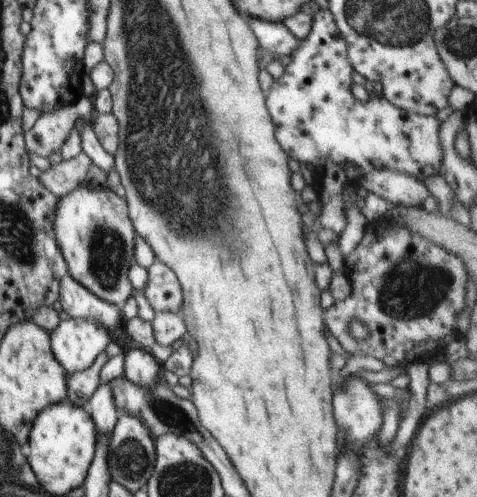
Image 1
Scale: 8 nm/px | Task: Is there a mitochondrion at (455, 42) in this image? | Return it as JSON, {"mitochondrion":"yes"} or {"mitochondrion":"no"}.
{"mitochondrion":"yes"}

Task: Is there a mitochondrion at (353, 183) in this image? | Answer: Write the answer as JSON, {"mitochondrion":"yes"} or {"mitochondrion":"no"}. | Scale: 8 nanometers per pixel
{"mitochondrion":"no"}

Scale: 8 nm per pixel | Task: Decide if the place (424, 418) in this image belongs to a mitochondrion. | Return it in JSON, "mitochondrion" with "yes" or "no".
{"mitochondrion":"no"}

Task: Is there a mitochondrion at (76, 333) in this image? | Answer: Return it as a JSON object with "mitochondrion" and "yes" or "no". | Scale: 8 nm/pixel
{"mitochondrion":"no"}

